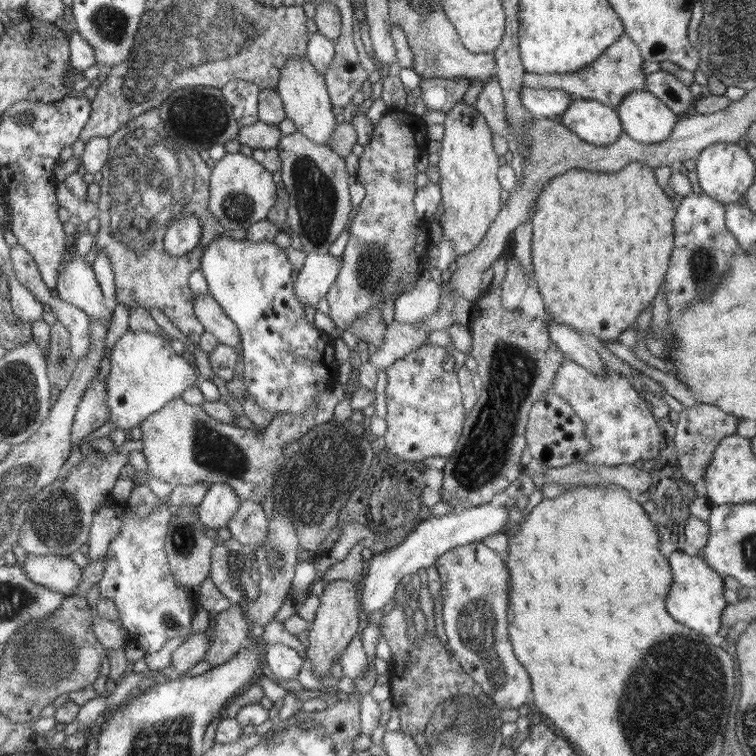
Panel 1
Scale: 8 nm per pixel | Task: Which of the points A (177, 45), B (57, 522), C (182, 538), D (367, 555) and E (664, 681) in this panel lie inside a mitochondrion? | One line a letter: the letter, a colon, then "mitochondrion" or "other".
A: mitochondrion
B: mitochondrion
C: mitochondrion
D: other
E: mitochondrion

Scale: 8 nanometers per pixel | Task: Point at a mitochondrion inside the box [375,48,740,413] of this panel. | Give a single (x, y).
(703, 265)

